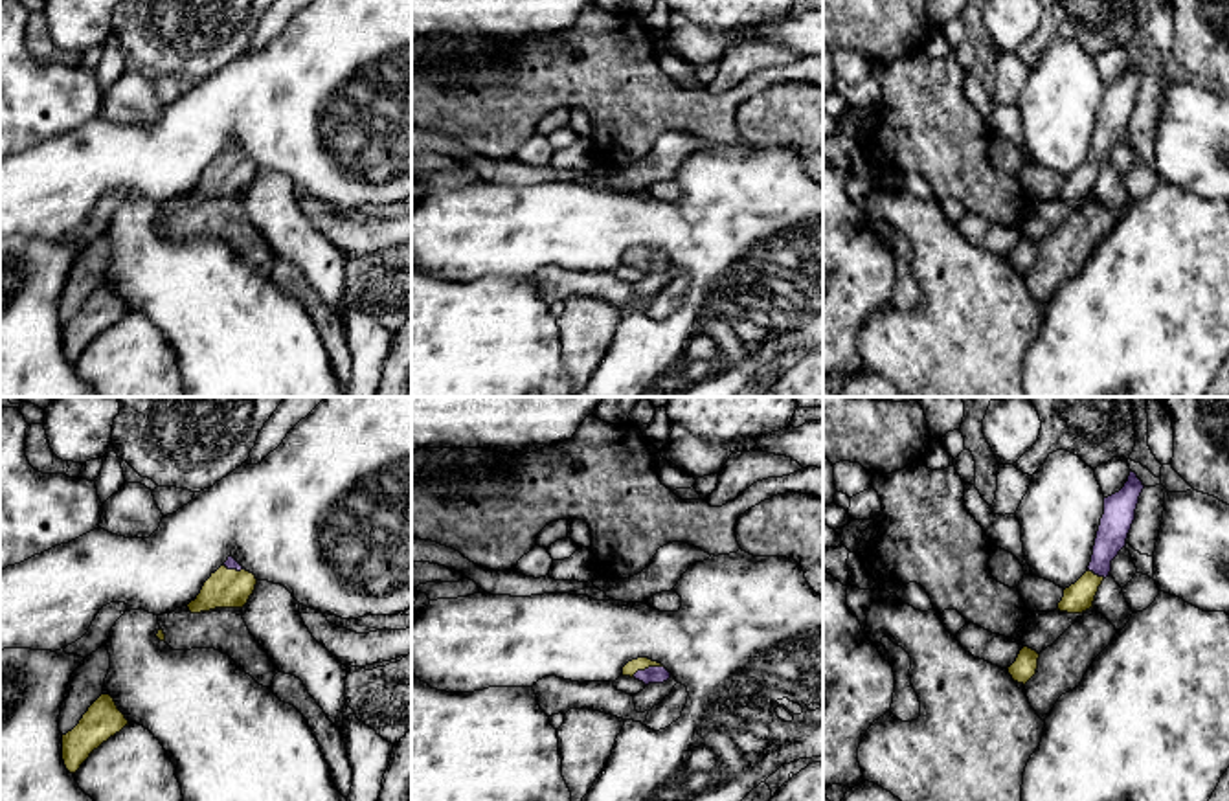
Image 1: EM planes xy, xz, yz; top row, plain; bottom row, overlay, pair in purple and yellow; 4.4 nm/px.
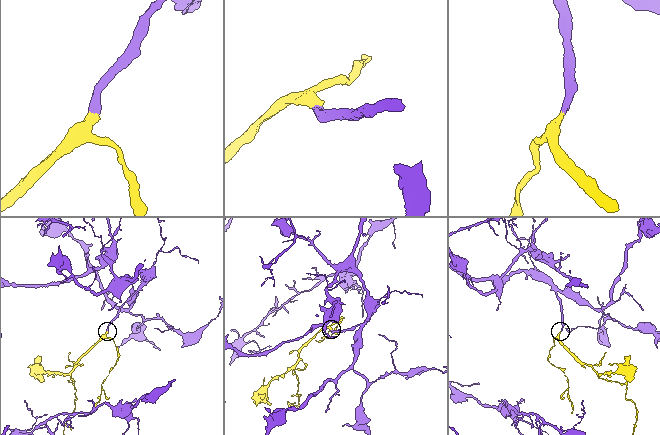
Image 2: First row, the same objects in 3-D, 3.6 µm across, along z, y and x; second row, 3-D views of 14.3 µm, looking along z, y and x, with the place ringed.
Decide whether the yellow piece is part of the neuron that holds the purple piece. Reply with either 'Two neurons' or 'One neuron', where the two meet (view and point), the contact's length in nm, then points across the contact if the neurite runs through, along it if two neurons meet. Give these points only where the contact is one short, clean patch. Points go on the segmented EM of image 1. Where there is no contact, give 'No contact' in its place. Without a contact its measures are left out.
One neuron. Touches purple at xz (647, 669). Shared border 140 nm. Path across: xz (653, 675), (647, 669), (640, 664)

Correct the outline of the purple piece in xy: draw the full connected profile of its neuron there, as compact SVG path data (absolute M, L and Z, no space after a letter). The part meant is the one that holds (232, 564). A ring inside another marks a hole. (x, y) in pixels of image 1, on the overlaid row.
M233 557L204 582L195 601L187 604L191 614L215 608L242 608L254 593L257 579L246 571Z

